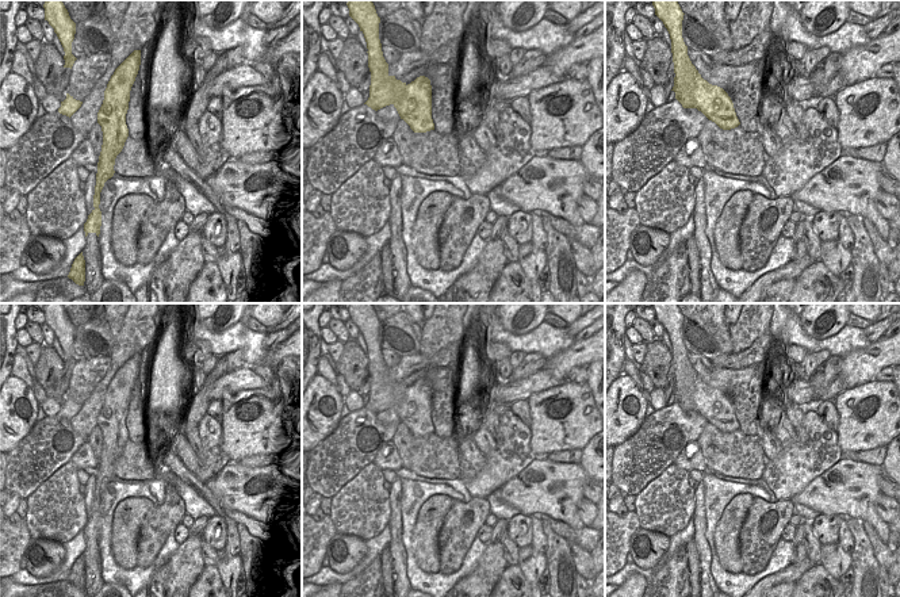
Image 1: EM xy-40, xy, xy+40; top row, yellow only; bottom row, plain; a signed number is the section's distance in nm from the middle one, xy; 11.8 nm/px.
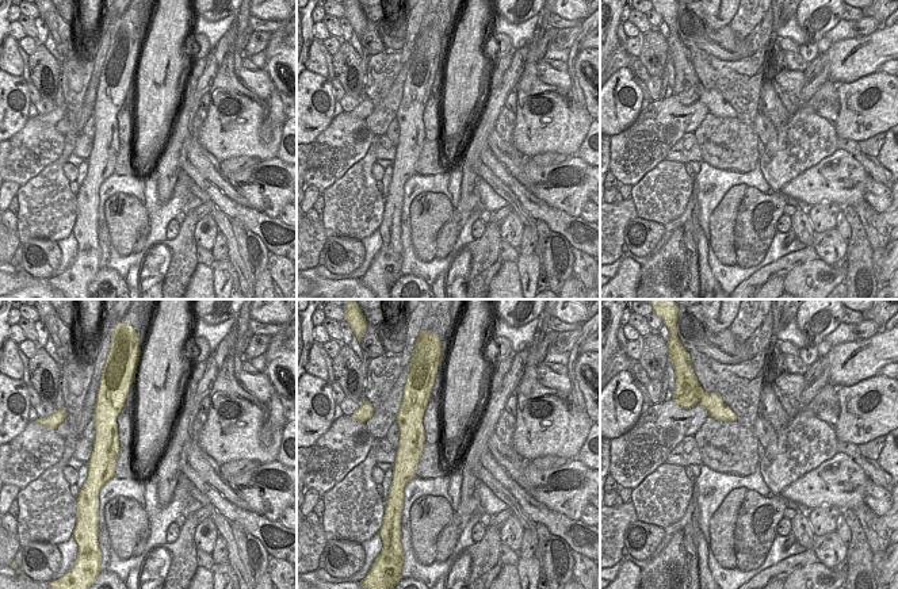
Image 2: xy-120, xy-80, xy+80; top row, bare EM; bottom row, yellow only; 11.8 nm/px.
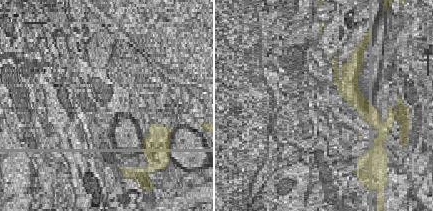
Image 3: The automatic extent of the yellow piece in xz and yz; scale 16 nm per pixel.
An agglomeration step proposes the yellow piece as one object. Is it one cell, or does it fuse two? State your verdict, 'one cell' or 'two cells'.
two cells

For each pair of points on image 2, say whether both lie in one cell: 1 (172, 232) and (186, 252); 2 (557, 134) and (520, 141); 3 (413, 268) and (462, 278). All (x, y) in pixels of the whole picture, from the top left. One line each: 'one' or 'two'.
1: two
2: one
3: two

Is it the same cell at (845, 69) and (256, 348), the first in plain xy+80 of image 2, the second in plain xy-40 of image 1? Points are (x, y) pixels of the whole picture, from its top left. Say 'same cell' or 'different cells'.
different cells

